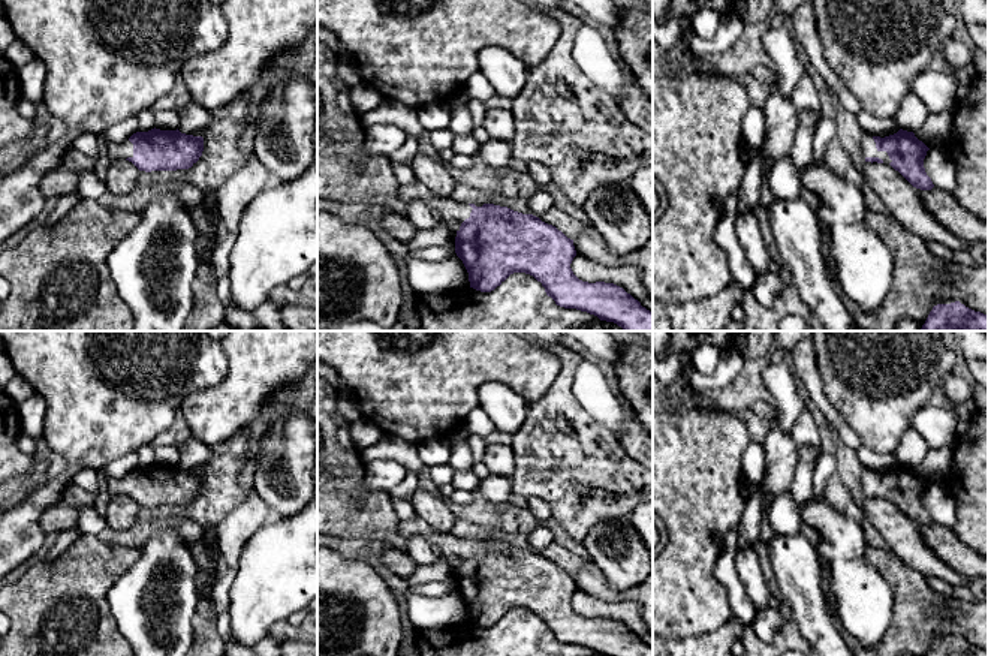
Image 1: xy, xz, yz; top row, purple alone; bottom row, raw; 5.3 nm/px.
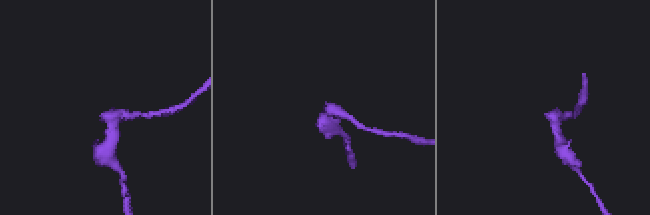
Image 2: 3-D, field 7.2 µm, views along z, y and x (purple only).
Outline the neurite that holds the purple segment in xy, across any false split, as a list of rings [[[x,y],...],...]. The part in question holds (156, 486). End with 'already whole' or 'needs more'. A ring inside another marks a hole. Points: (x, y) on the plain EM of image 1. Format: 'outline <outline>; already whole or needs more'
outline [[[156,463],[106,481],[109,497],[126,494],[145,508],[189,505],[199,496],[202,487],[202,472]]]; needs more

